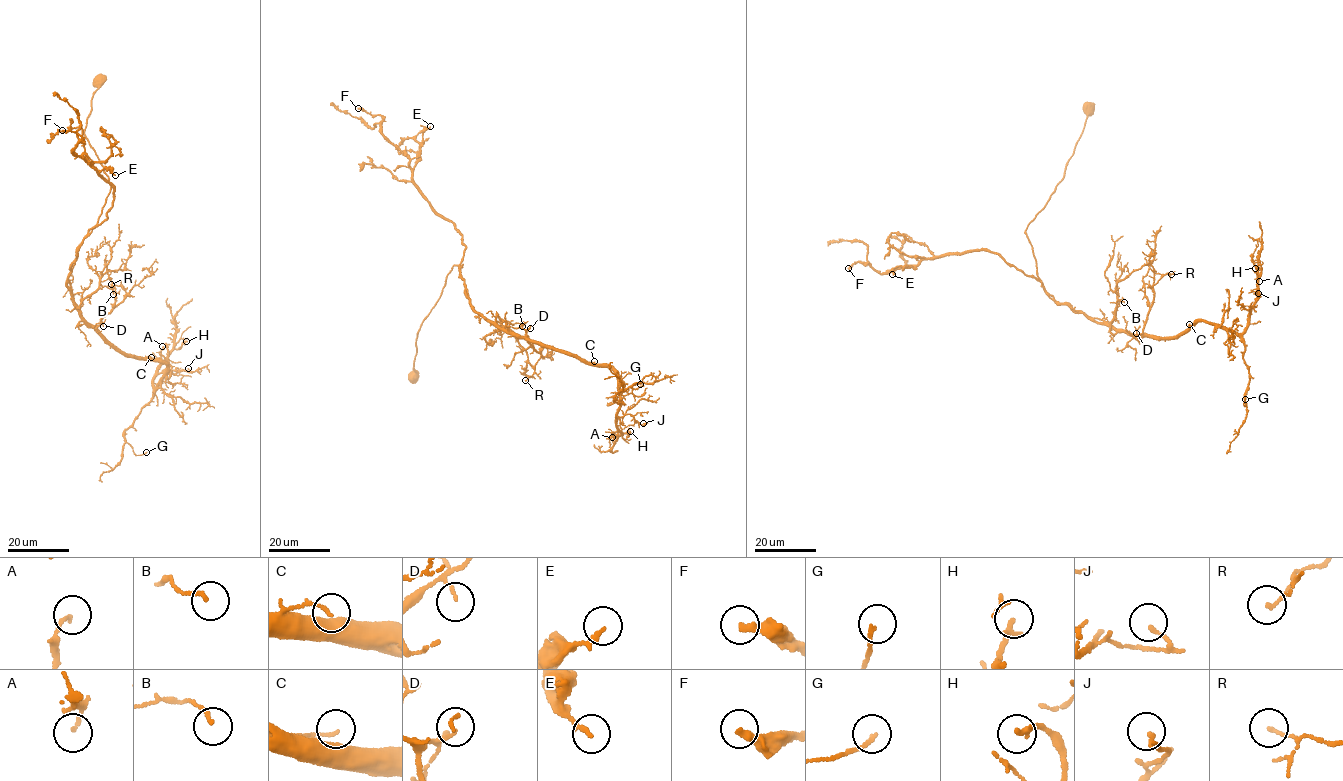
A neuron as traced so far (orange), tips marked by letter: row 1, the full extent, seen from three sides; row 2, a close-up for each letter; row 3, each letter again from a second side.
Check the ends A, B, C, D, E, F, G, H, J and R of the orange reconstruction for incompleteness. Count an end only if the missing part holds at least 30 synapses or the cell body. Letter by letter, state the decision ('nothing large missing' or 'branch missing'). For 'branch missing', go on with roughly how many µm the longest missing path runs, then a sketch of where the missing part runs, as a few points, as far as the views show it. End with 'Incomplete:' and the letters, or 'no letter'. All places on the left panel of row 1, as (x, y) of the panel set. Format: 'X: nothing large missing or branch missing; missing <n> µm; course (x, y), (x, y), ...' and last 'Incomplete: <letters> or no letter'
A: nothing large missing
B: nothing large missing
C: nothing large missing
D: nothing large missing
E: nothing large missing
F: branch missing; missing 9 µm; course (62, 130), (57, 123), (57, 114), (62, 117)
G: nothing large missing
H: nothing large missing
J: nothing large missing
R: nothing large missing
Incomplete: F

